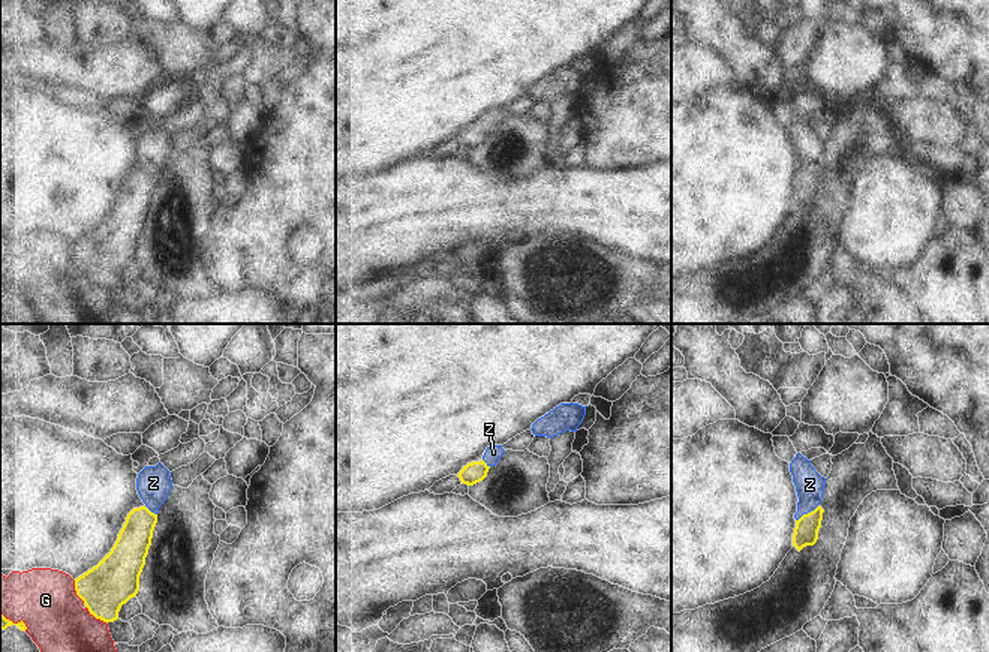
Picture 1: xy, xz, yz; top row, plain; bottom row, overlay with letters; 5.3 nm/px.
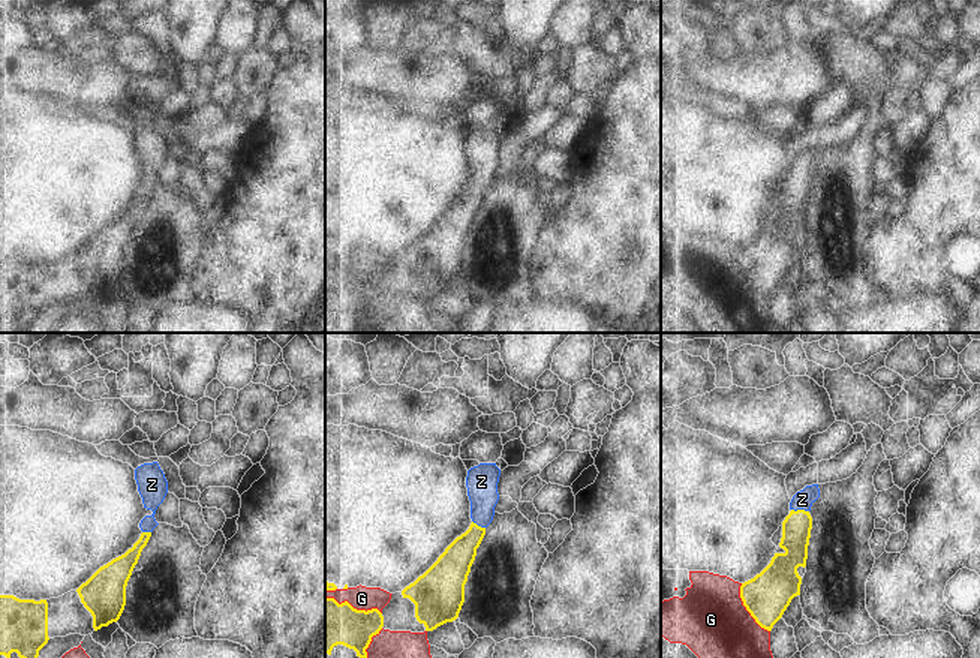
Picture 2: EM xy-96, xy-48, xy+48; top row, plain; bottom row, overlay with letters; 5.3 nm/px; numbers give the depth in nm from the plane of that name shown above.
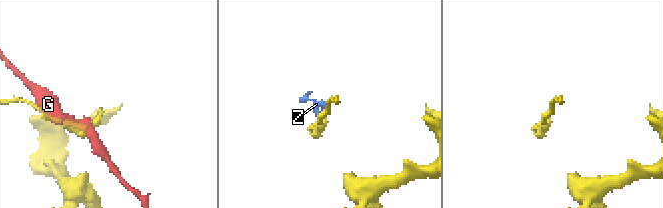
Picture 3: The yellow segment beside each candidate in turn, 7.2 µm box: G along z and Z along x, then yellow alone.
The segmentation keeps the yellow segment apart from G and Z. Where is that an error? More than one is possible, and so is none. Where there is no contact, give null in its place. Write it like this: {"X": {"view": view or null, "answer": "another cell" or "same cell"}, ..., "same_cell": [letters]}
{"G": {"view": "xy", "answer": "another cell"}, "Z": {"view": "yz", "answer": "same cell"}, "same_cell": ["Z"]}

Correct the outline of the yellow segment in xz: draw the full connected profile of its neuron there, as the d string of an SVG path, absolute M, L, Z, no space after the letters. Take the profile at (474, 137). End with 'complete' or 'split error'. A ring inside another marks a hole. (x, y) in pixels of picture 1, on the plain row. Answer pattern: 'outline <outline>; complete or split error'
outline M490 109L480 126L468 127L457 141L463 148L474 150L487 141L489 133L494 130L503 118L505 114L502 109Z; split error

